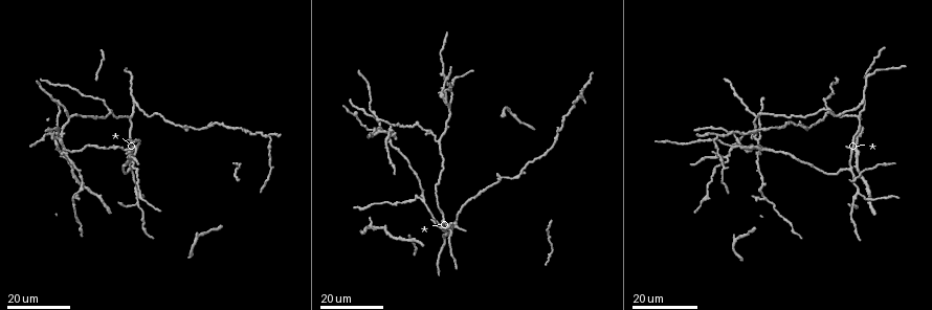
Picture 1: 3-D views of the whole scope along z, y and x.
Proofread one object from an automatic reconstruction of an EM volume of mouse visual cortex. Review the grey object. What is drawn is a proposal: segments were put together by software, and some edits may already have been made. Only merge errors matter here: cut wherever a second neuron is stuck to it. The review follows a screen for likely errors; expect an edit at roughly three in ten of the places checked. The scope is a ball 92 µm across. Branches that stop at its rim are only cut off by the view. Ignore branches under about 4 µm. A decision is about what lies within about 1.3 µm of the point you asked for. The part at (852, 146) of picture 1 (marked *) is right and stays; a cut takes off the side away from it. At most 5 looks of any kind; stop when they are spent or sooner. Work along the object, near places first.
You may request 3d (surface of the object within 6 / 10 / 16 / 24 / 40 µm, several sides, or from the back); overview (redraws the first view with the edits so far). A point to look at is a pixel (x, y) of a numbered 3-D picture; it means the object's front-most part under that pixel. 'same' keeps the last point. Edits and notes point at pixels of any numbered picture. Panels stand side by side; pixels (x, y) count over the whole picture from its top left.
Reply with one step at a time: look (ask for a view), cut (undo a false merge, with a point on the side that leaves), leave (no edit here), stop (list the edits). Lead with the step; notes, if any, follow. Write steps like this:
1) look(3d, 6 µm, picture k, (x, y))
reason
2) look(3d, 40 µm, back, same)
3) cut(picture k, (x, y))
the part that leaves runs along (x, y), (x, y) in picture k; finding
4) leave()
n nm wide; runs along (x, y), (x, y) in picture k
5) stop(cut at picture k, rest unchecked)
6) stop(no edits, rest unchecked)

look(3d, 16 µm, picture 1, (439, 143))

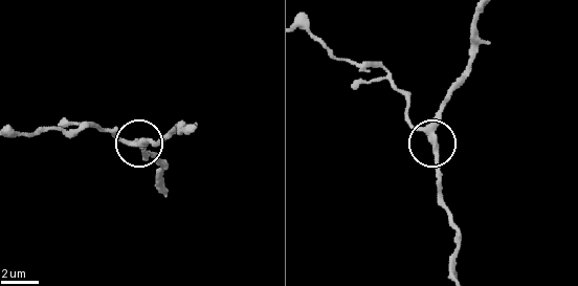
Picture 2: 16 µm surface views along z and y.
look(3d, 6 µm, picture 2, (423, 128))

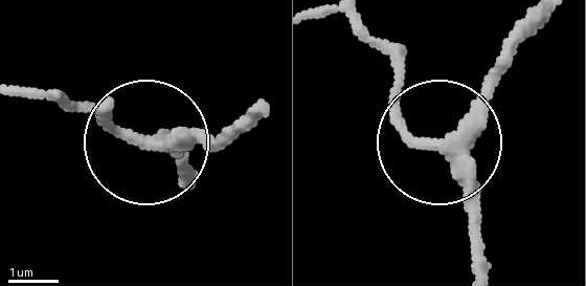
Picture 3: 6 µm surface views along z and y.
leave()
3 arms; all the same neuron

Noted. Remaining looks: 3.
look(3d, 16 µm, picture 1, (726, 155))
four arms meet

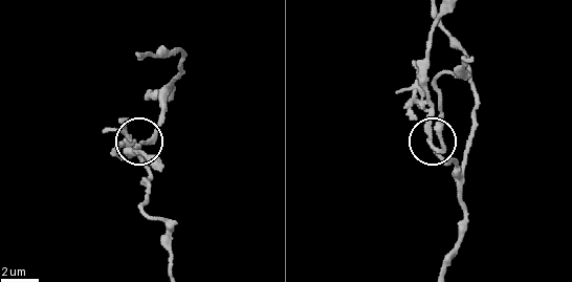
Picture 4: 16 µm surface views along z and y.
look(3d, 6 µm, picture 4, (431, 143))

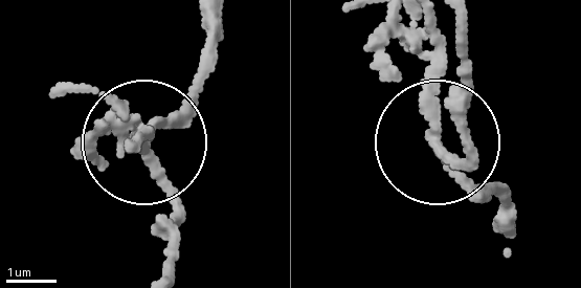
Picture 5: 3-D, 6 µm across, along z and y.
look(3d, 6 µm, back, picture 5, (440, 144))

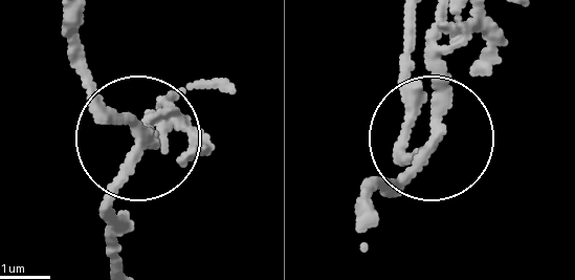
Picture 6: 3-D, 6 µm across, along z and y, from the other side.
cut(picture 6, (426, 56))
4 arms; the part that leaves runs along (442, 130), (429, 59), (438, 9) in picture 6; a second neuron is stuck on

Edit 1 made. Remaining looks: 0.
stop(cut at picture 6, rest unchecked)

